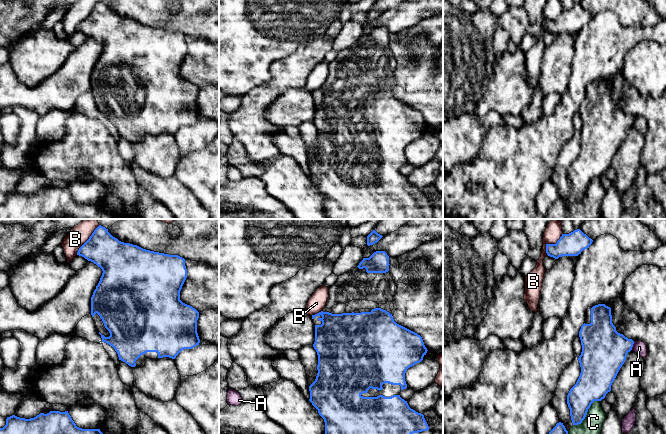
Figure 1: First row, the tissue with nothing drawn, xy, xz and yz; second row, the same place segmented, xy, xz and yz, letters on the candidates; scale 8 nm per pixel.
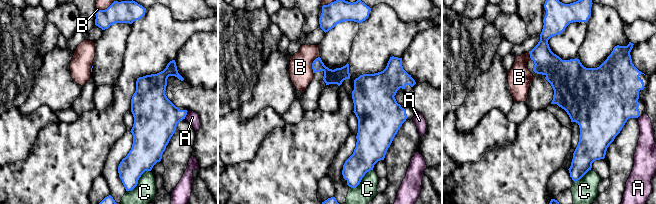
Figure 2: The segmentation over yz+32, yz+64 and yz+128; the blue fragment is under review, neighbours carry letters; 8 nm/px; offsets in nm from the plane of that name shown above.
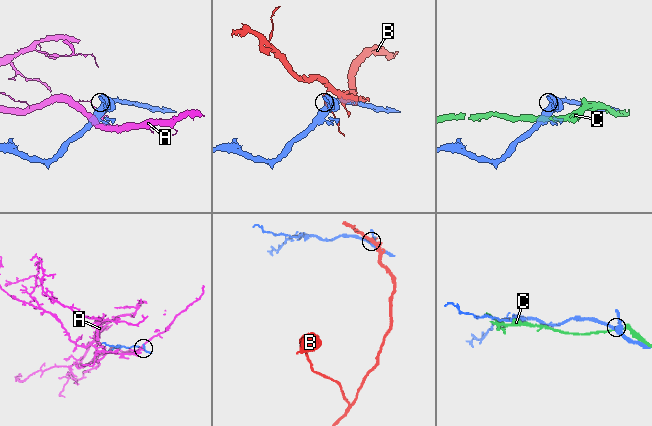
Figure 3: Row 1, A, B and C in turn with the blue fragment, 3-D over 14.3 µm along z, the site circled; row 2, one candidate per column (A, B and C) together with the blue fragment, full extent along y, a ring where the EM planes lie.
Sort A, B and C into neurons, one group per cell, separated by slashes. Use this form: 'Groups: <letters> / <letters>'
Groups: A / B / C

